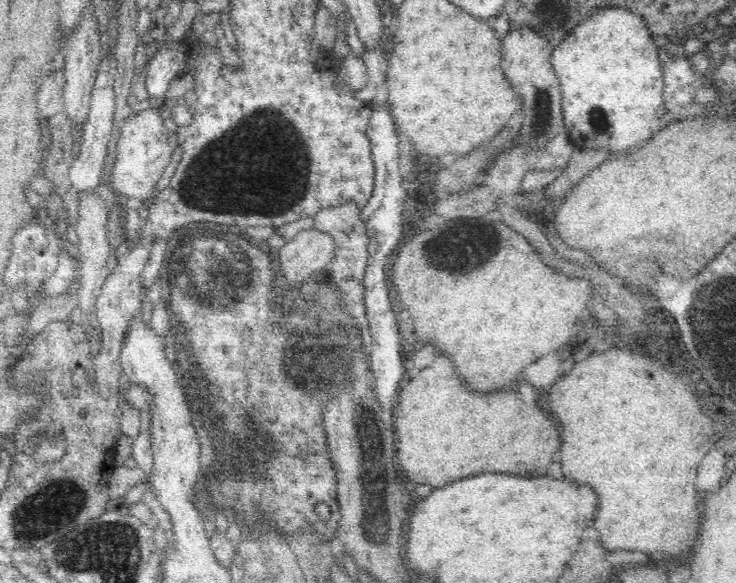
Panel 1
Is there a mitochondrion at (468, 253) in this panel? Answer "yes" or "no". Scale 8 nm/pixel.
yes

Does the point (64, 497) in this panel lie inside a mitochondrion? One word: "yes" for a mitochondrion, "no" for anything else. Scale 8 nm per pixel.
yes

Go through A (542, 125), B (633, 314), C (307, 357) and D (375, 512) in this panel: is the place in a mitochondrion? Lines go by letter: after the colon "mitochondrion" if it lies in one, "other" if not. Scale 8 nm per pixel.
A: mitochondrion
B: other
C: mitochondrion
D: mitochondrion

